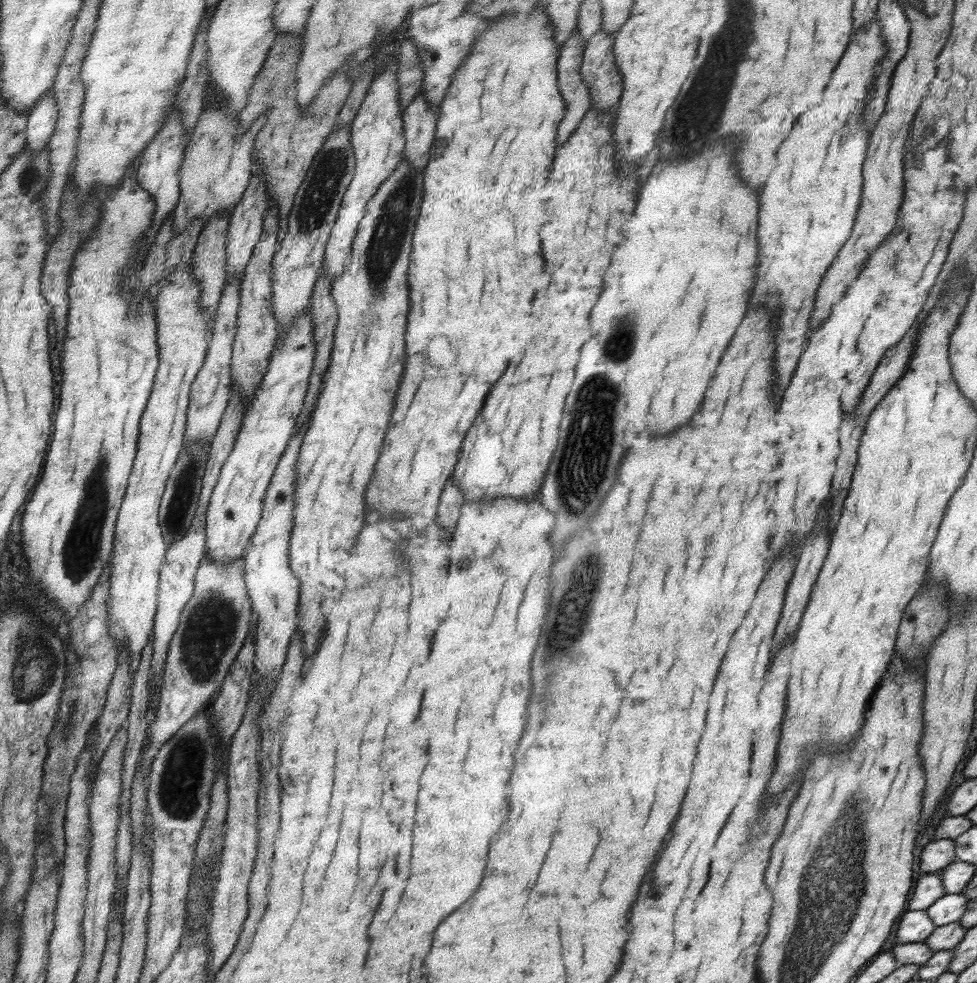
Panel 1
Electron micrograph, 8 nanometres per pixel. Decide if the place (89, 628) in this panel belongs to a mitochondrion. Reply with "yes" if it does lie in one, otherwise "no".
no

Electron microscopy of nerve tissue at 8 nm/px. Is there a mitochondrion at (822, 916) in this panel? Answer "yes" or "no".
yes

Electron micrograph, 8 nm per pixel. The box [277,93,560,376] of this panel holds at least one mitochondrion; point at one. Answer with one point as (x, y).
(393, 223)

